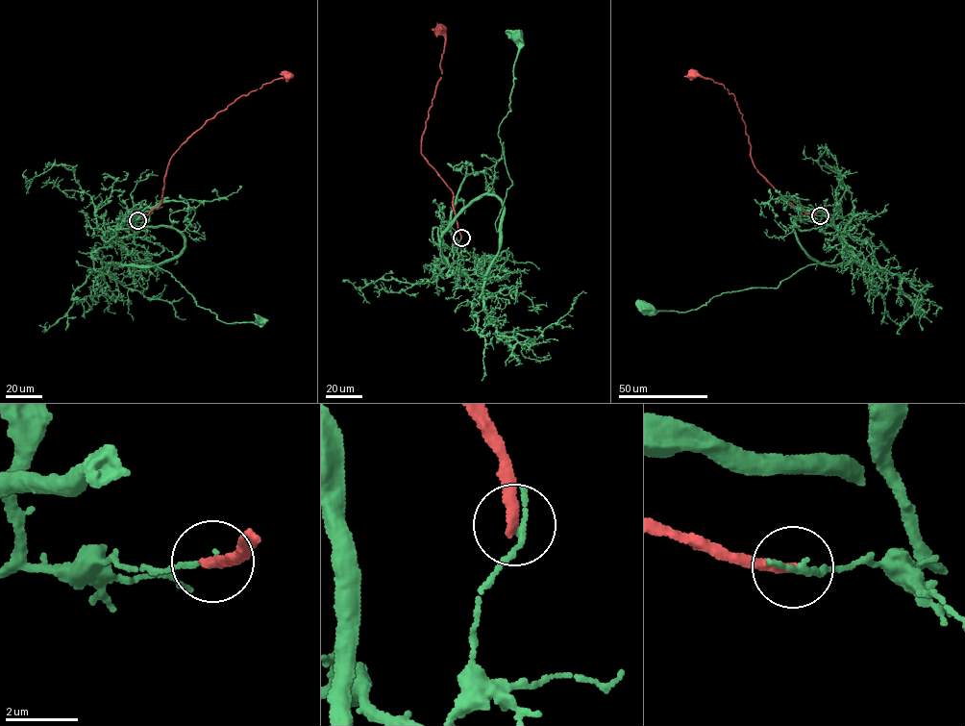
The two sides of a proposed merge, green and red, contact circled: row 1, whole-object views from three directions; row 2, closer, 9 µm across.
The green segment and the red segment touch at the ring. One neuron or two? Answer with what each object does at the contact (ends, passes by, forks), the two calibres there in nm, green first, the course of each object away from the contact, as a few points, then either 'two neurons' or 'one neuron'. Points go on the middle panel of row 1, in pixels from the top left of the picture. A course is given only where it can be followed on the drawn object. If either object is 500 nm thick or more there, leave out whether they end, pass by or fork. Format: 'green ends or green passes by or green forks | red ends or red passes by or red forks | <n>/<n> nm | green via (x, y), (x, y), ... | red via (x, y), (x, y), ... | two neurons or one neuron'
green ends | red ends | 180/300 nm | green via (461, 237), (452, 266), (444, 234), (483, 195), (504, 208), (498, 231), (512, 185), (498, 133), (516, 35) | red via (461, 237), (451, 189), (420, 150), (421, 137), (442, 71), (445, 40), (441, 30) | two neurons

